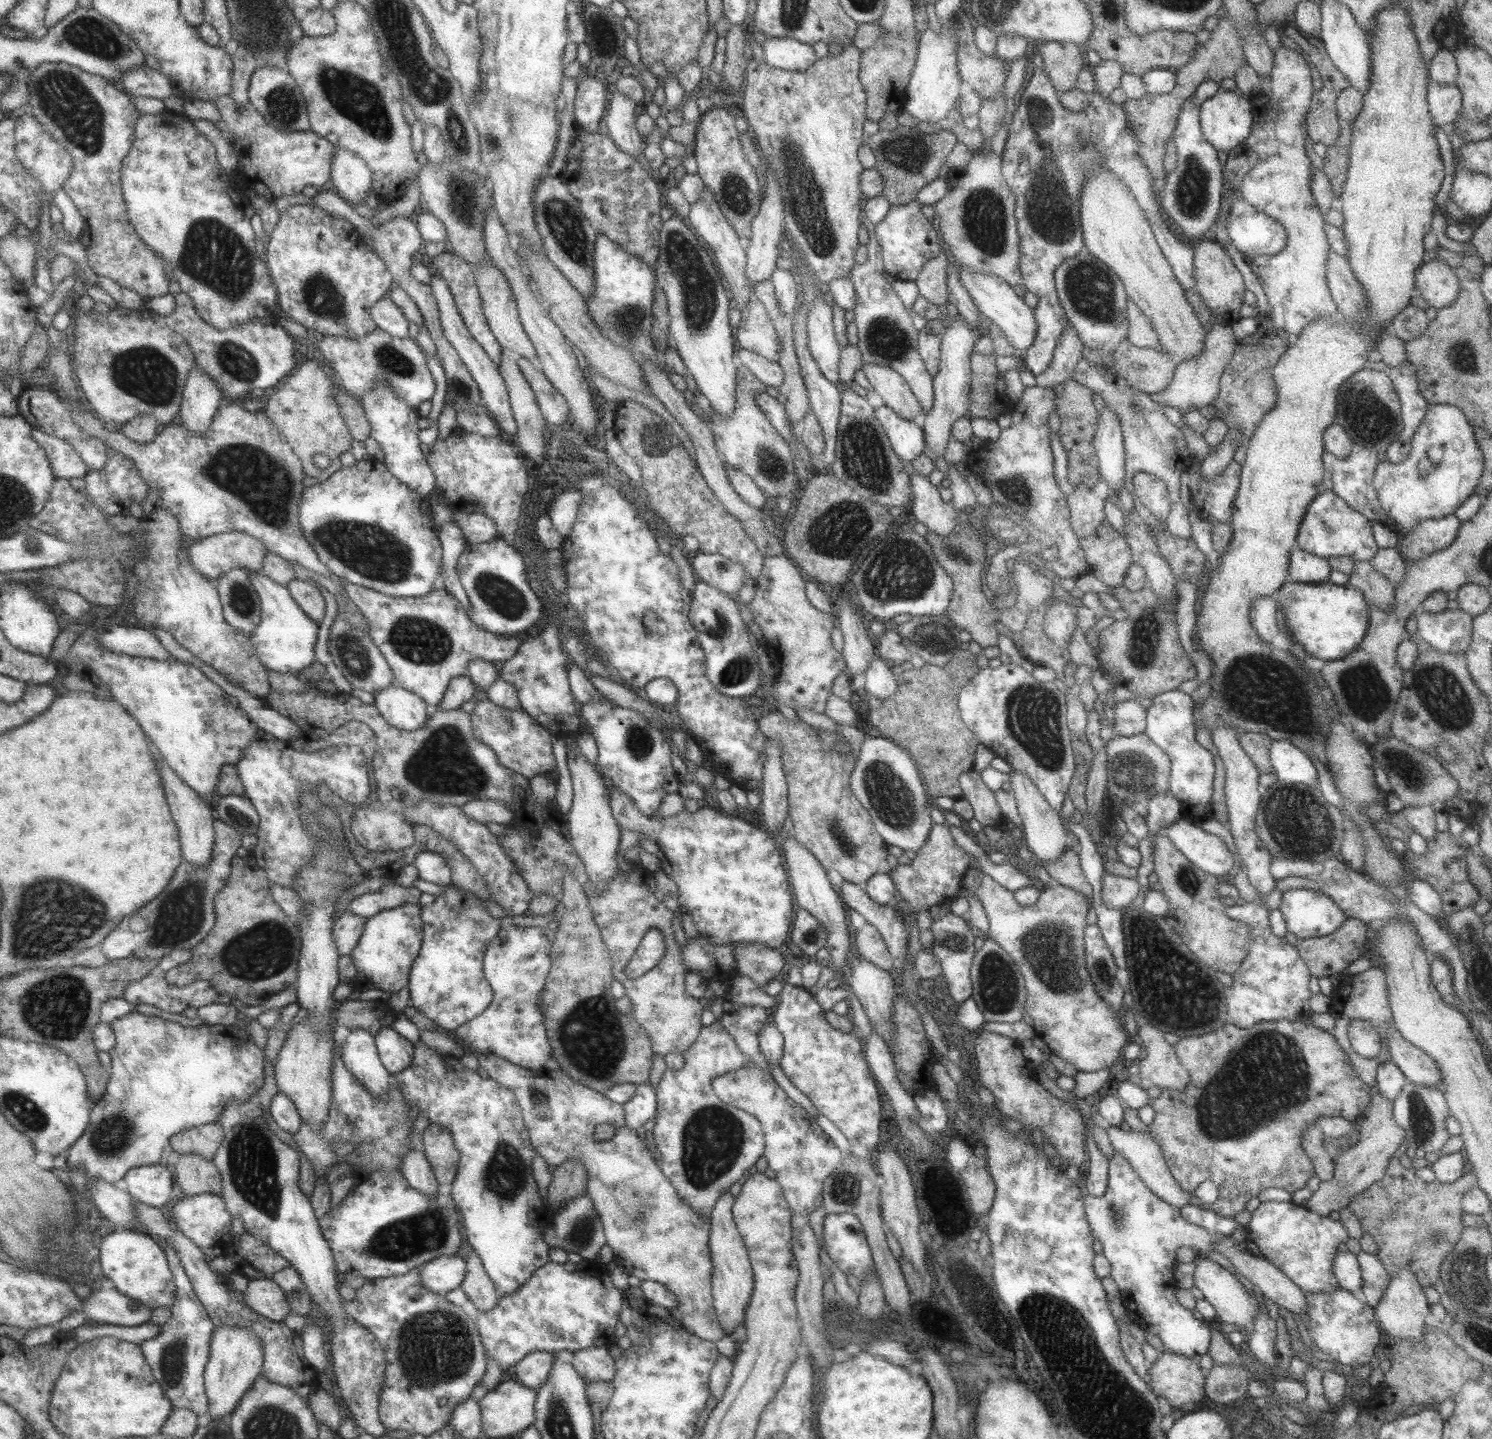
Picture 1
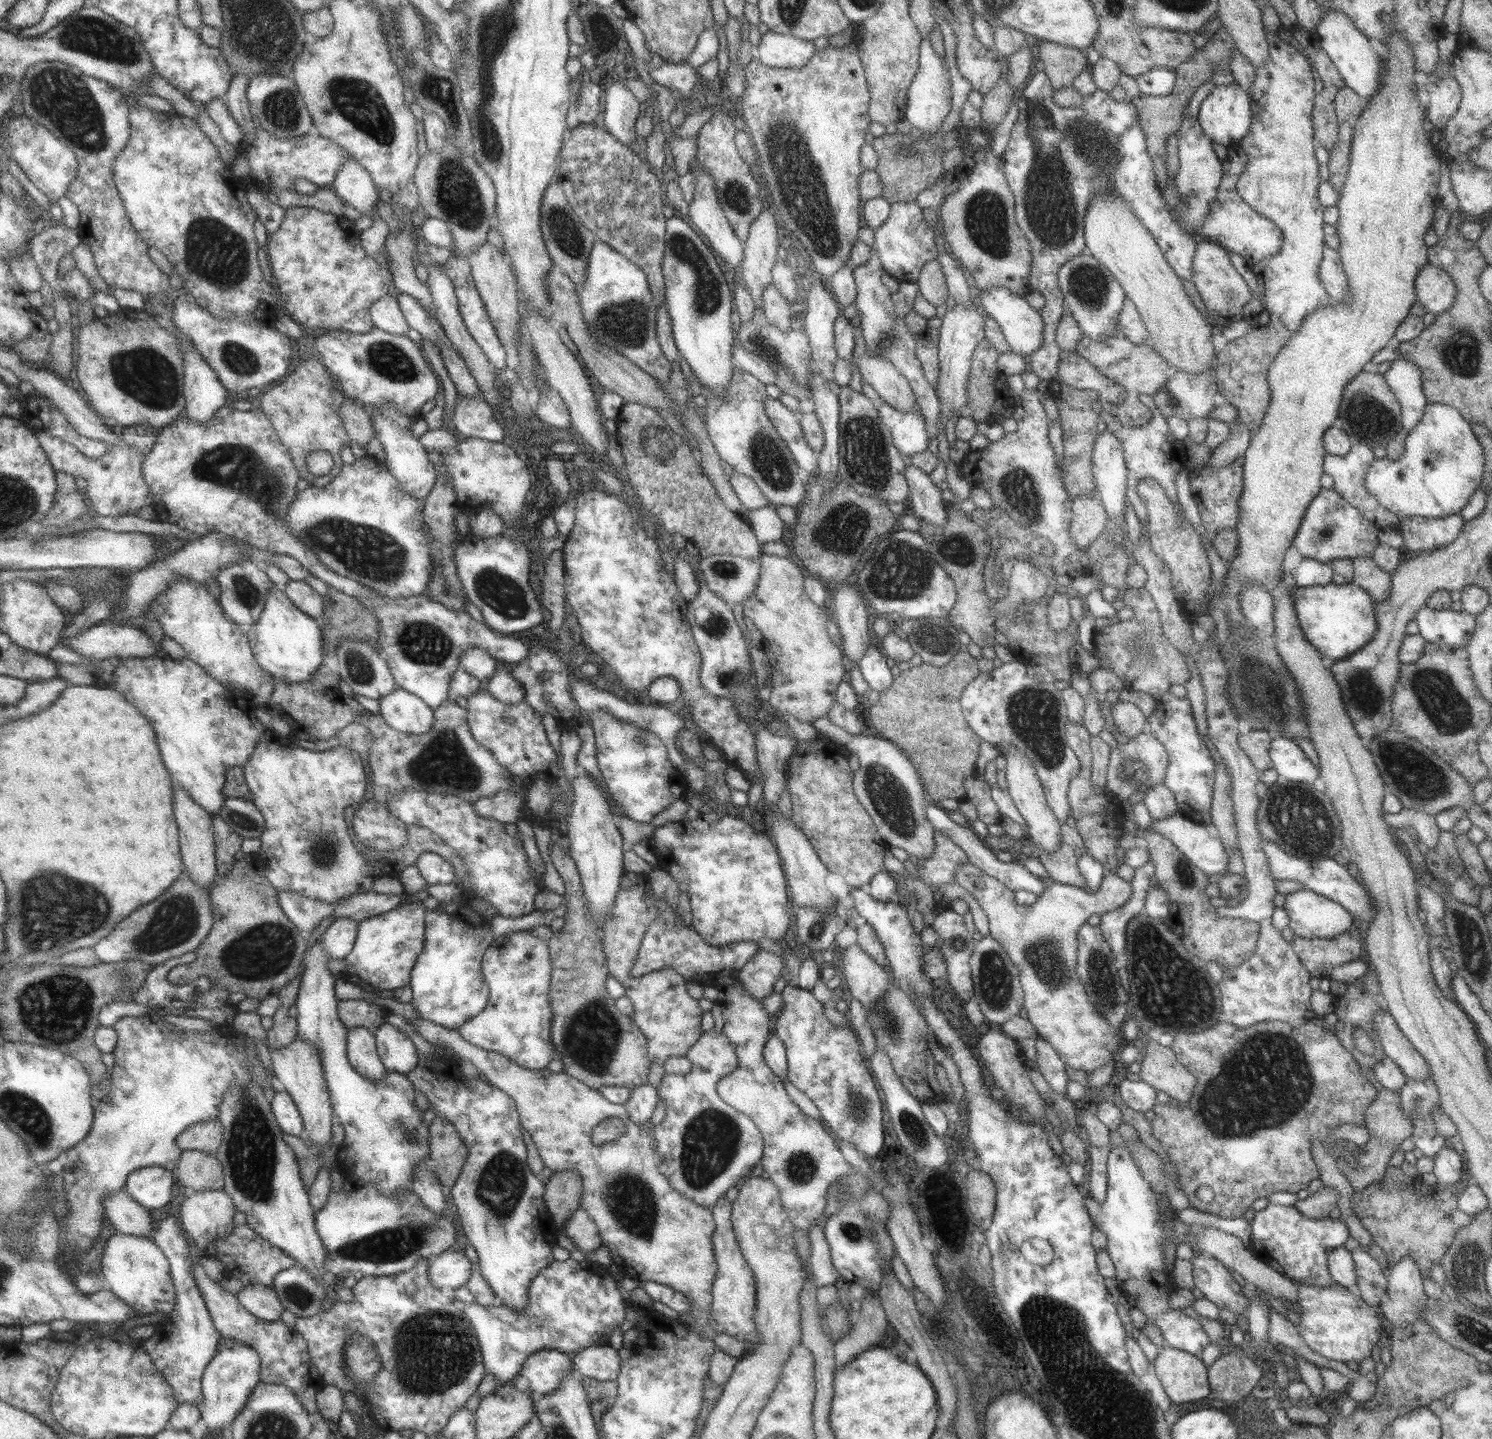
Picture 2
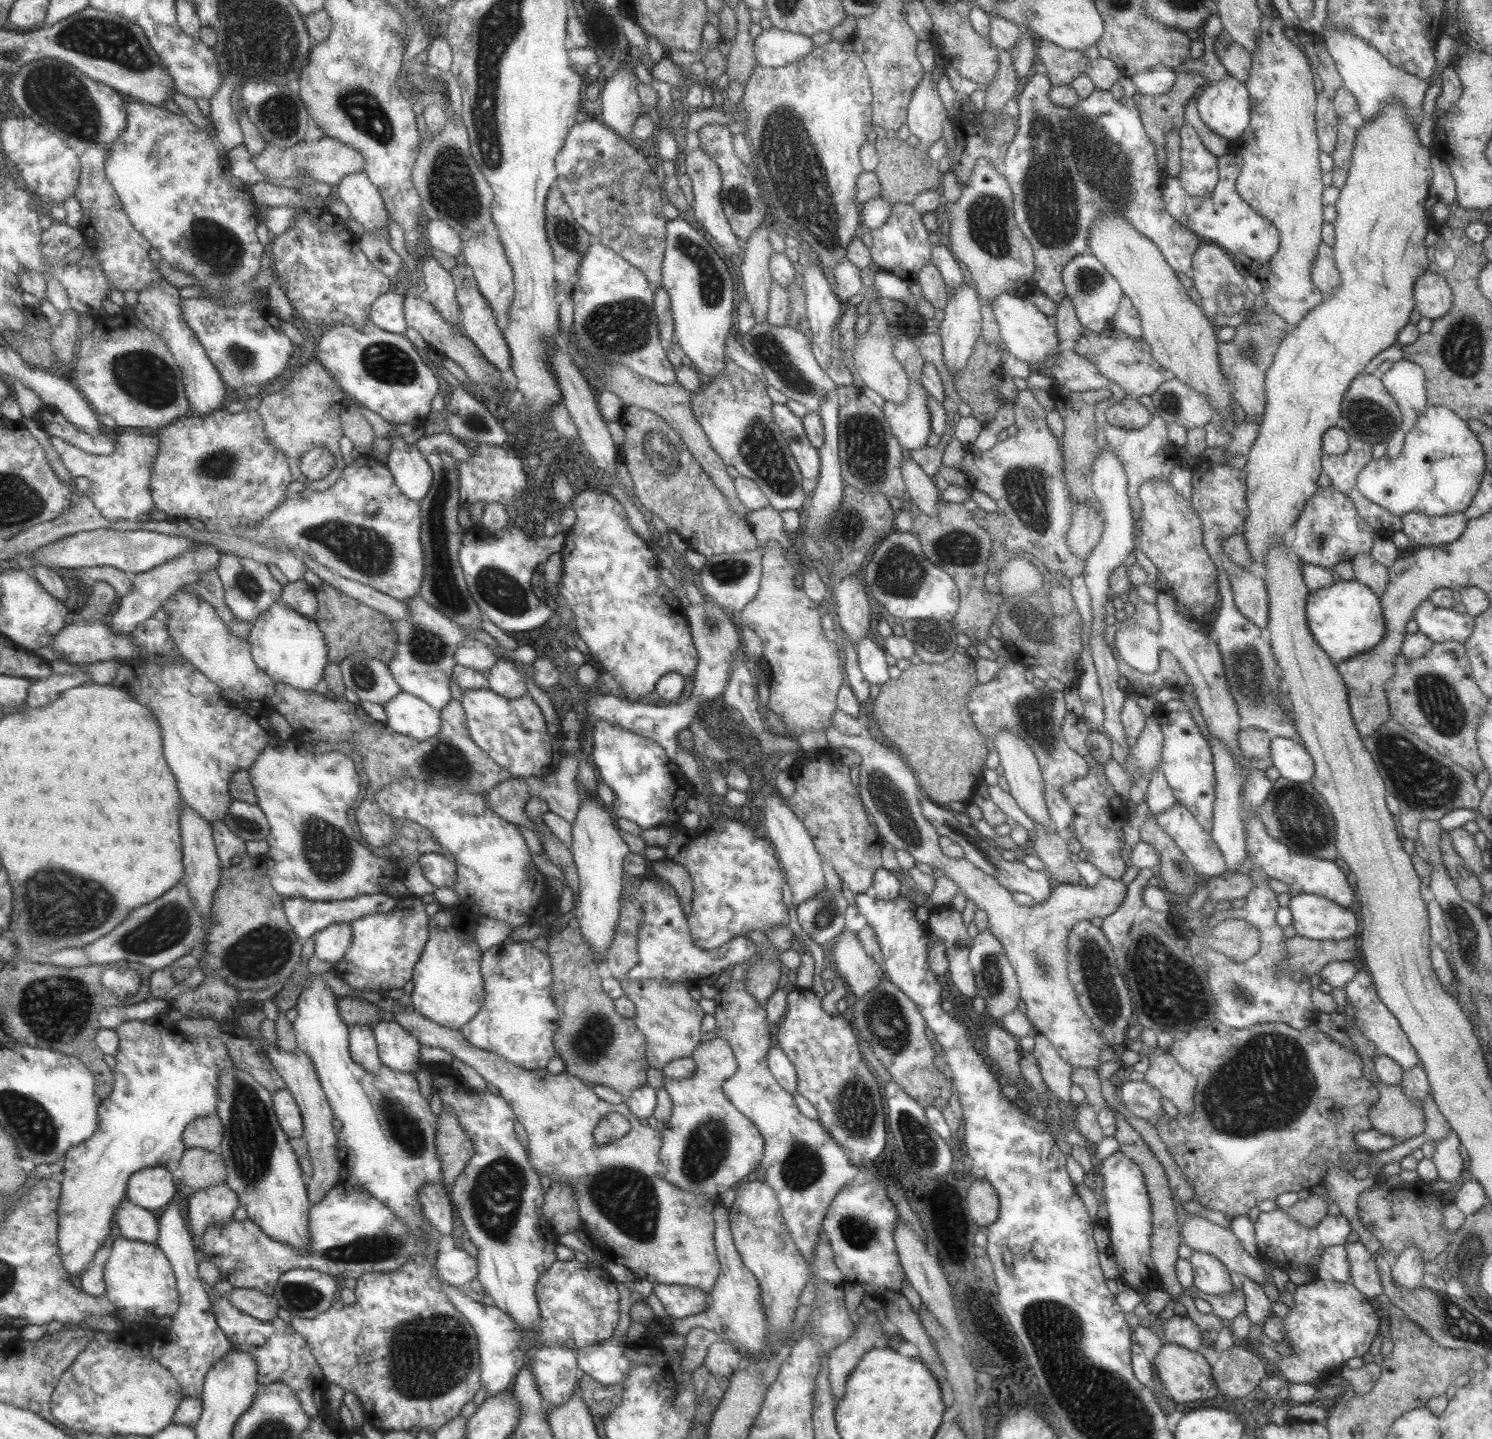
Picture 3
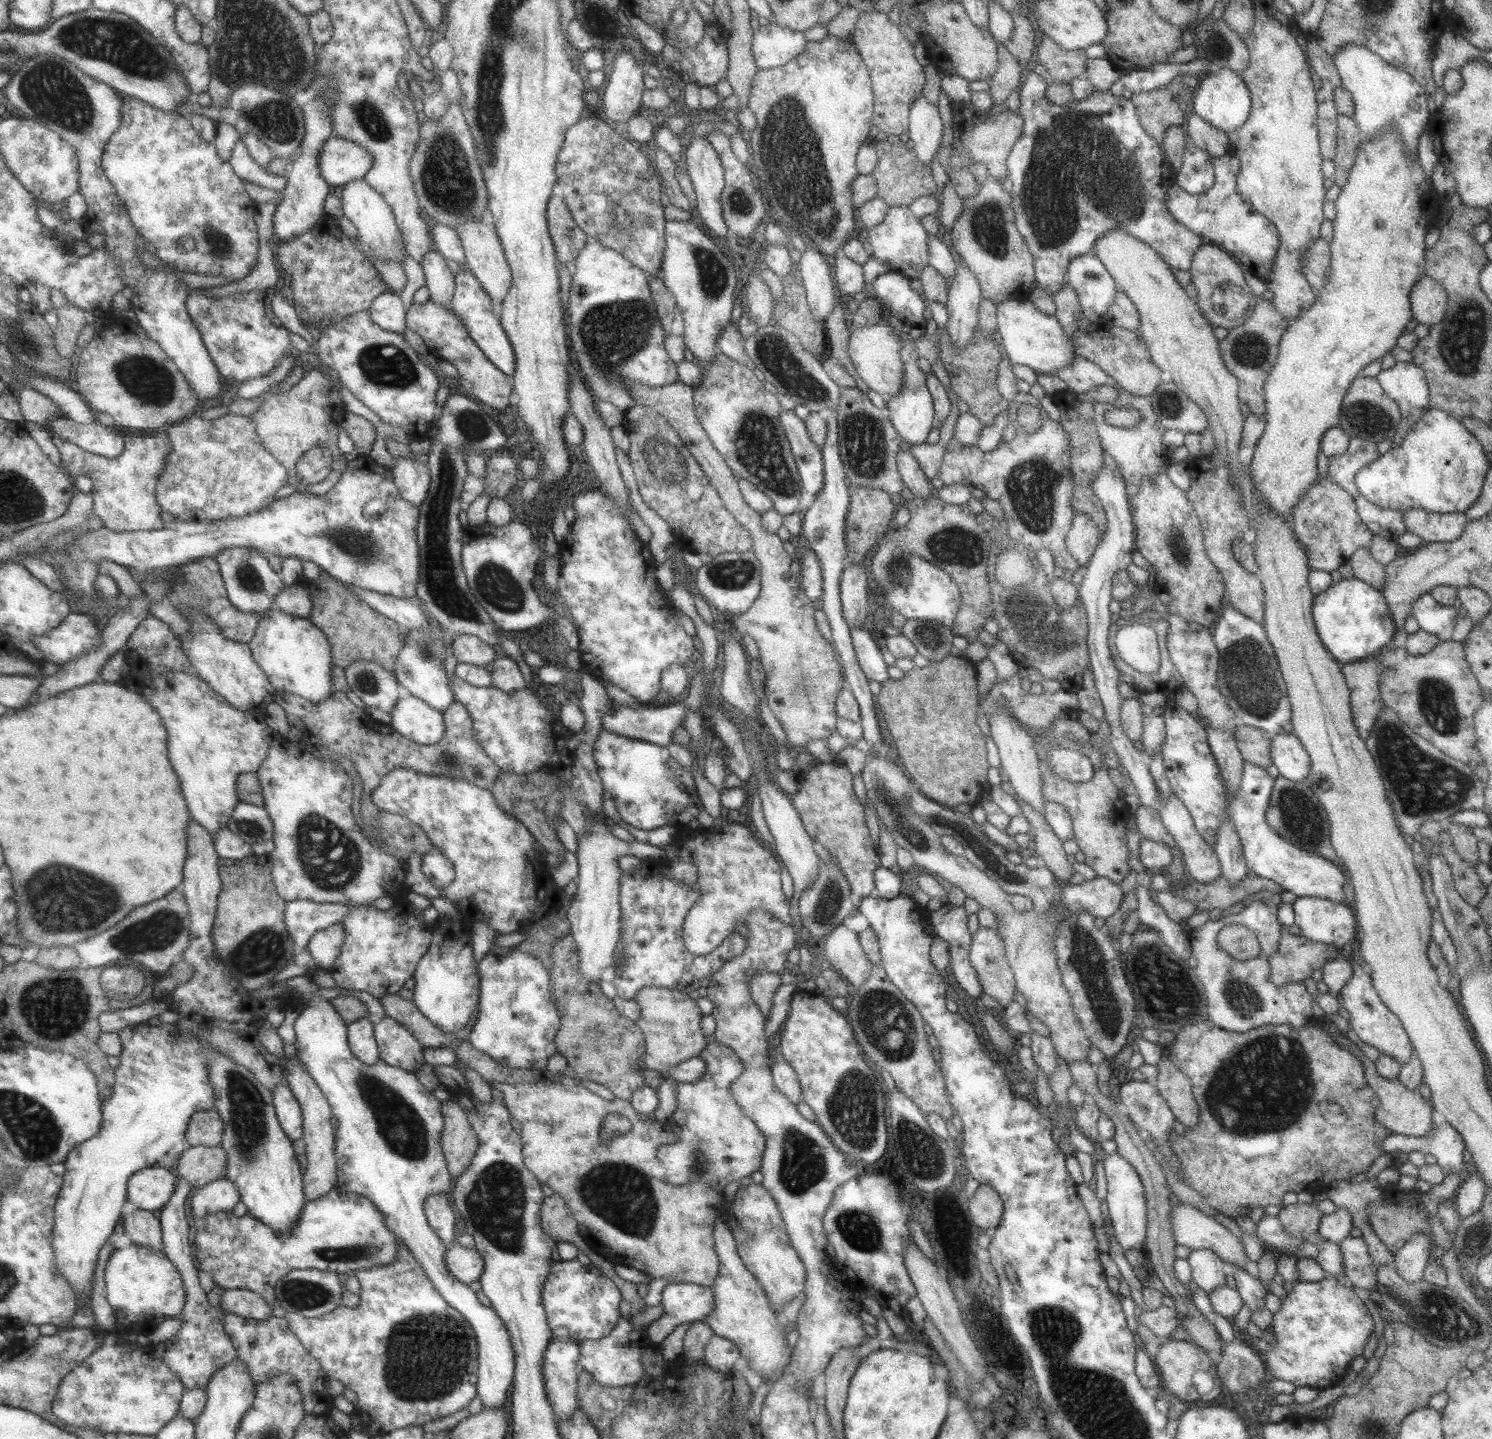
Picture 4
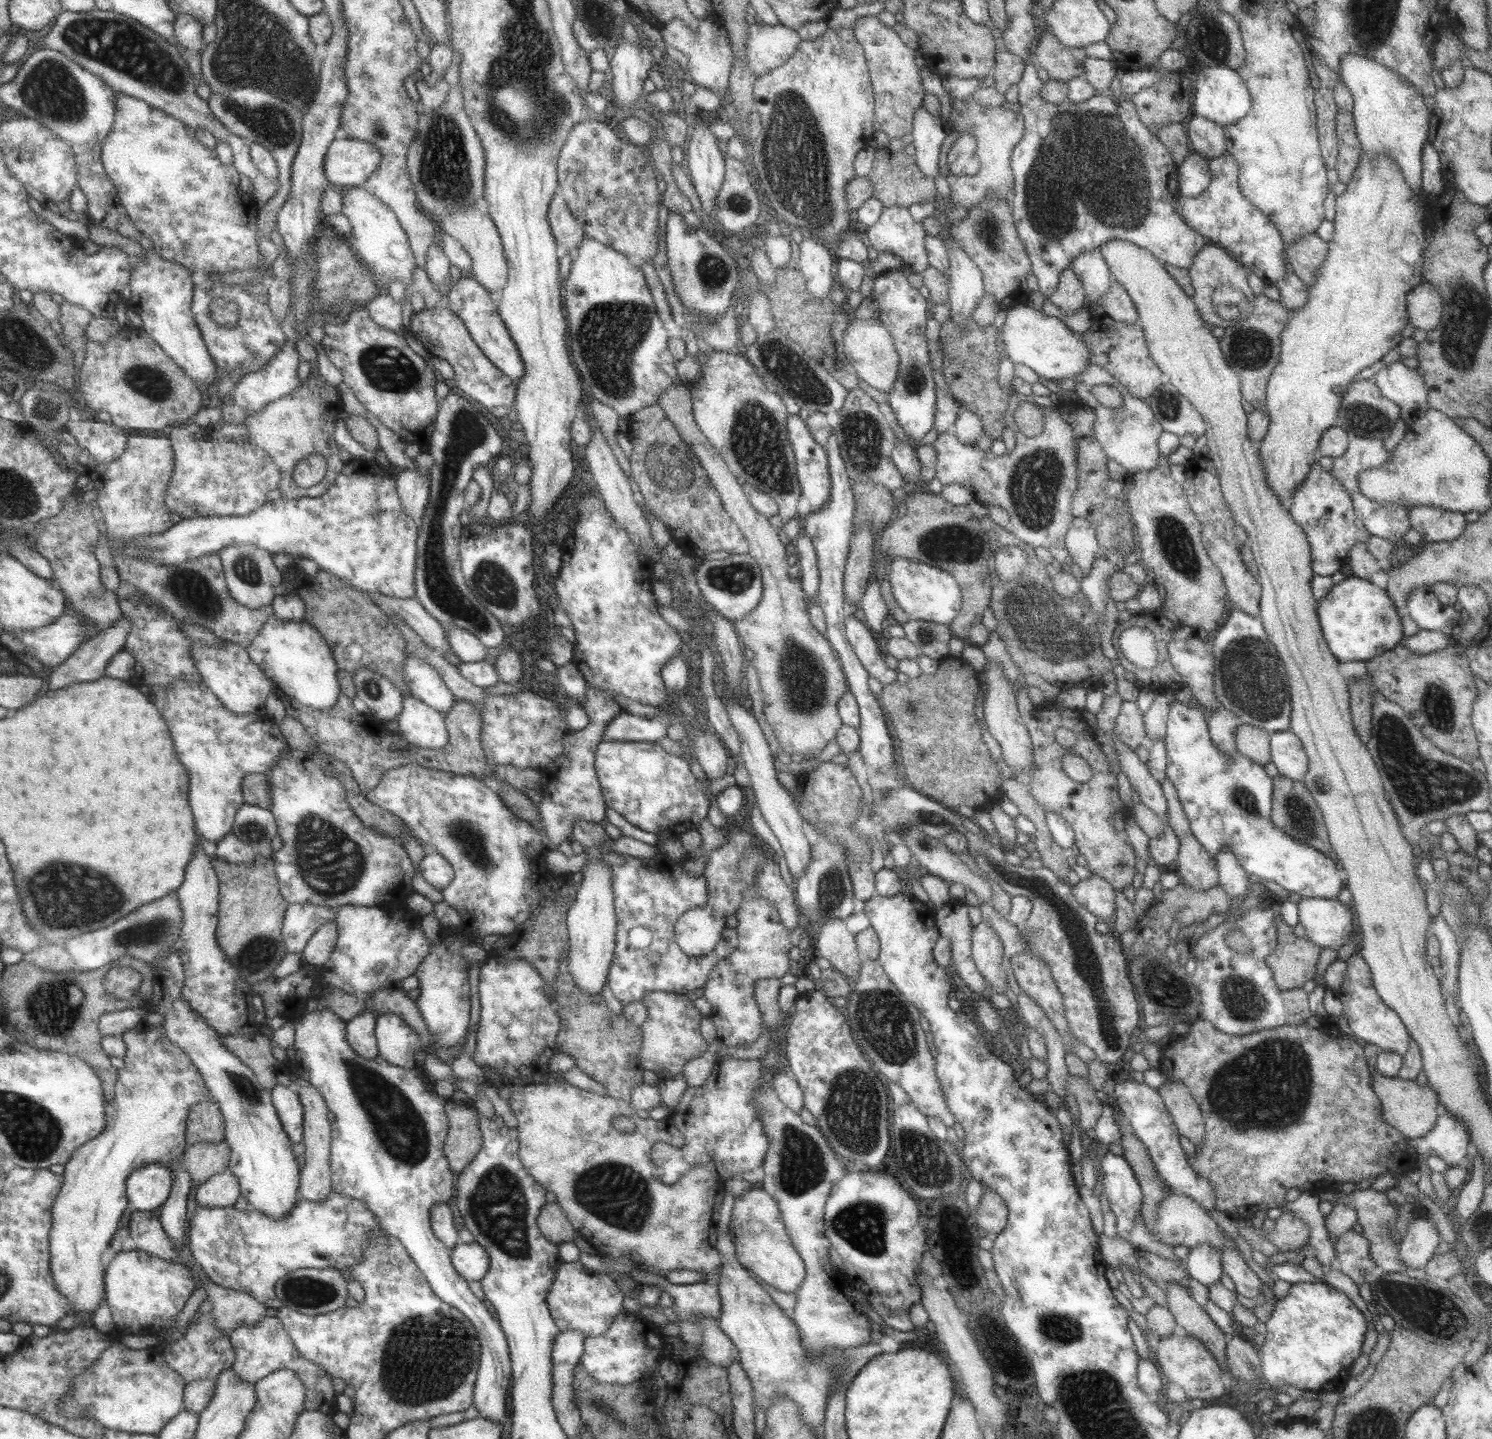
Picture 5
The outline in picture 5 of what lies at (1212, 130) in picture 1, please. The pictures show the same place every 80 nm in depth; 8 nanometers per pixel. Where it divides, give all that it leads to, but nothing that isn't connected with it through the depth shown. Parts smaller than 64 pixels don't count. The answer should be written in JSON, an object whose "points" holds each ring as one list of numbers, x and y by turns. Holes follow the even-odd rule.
{"points":[[1226,66,1195,67,1193,78,1192,110,1197,116,1206,118,1219,126,1227,126,1241,120,1251,108,1251,98,1239,73]]}

